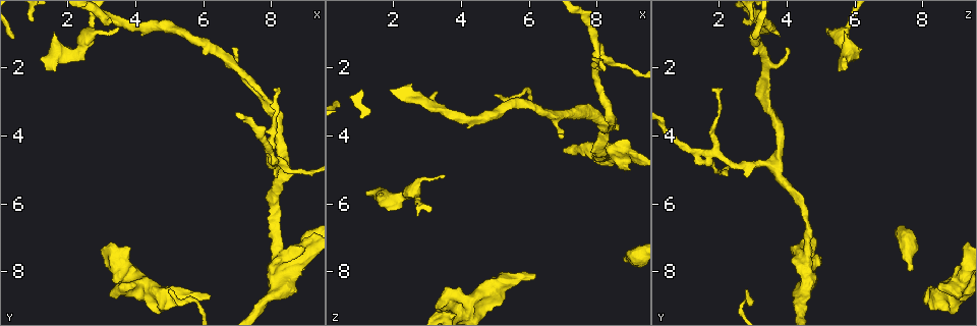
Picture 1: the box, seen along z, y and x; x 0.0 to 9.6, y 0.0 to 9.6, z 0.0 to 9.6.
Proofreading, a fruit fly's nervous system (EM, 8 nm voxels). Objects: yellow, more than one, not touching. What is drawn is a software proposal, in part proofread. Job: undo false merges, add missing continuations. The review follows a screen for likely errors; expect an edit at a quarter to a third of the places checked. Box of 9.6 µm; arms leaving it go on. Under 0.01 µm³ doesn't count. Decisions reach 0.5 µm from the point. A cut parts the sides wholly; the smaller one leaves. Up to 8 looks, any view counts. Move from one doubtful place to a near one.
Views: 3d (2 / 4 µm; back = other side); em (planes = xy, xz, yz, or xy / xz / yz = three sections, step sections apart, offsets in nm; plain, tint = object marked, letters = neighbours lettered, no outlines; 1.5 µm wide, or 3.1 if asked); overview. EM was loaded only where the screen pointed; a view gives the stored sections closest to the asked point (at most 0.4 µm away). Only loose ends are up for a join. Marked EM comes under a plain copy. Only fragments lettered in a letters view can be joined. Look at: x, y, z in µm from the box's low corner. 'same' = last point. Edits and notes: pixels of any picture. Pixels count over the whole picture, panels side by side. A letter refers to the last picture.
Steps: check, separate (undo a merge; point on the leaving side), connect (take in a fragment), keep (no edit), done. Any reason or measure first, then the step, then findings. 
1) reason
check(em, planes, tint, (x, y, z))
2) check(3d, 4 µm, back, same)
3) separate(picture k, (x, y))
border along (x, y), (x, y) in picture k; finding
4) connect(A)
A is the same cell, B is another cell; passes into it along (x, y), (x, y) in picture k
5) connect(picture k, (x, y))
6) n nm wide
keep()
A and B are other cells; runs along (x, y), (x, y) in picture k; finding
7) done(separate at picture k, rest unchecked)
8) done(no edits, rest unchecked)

an open end
check(3d, 4 µm, back, (6.20, 8.65, 8.10))

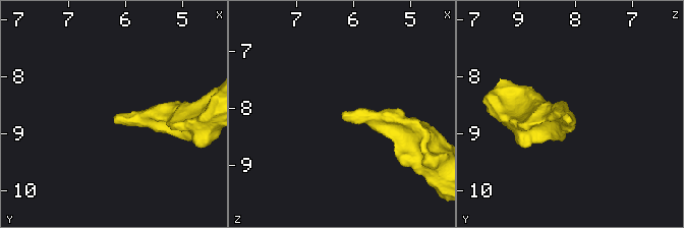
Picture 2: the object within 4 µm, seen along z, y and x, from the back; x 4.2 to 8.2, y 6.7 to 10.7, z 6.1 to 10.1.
need the tissue
check(em, xy, step 8, tint, (6.20, 8.70, 8.15))

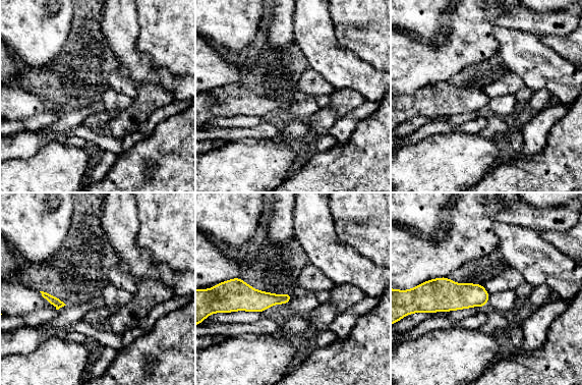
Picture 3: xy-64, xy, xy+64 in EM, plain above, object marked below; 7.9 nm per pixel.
check(em, yz, step 4, letters, same)

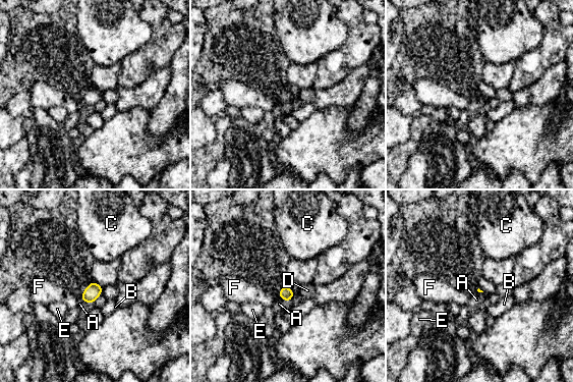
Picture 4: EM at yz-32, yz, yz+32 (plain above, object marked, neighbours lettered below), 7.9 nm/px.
keep()
A, B, C, D, E and F are other cells; border along (278, 294), (287, 303) in picture 4; no lettered fragment goes on from it

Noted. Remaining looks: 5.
thick end
check(3d, 2 µm, (8.75, 7.85, 7.65))

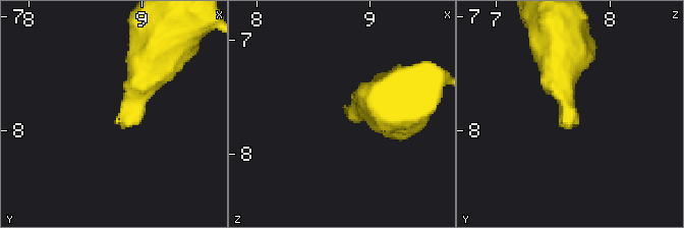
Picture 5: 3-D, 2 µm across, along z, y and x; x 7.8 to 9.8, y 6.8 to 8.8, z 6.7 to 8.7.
now the EM
check(em, xz, step 4, tint, (8.76, 7.92, 7.62))

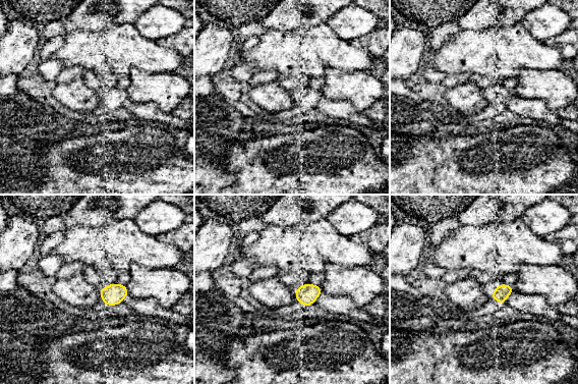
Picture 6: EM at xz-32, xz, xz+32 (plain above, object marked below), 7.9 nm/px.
cut it another way
check(em, planes, letters, same)

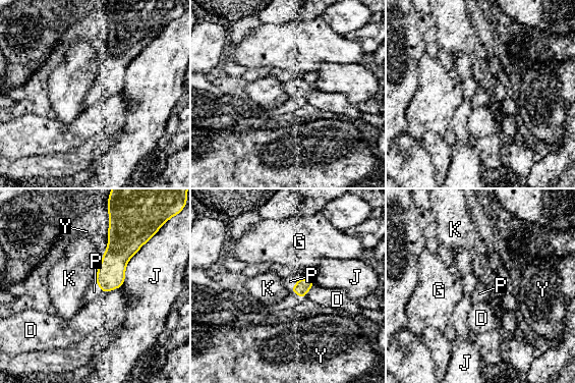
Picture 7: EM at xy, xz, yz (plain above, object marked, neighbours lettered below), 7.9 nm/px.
connect(P)
P is the same cell, D, G, J, K and Y are other cells; the cell continues

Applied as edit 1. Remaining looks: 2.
done(connect at picture 7, rest unchecked)

